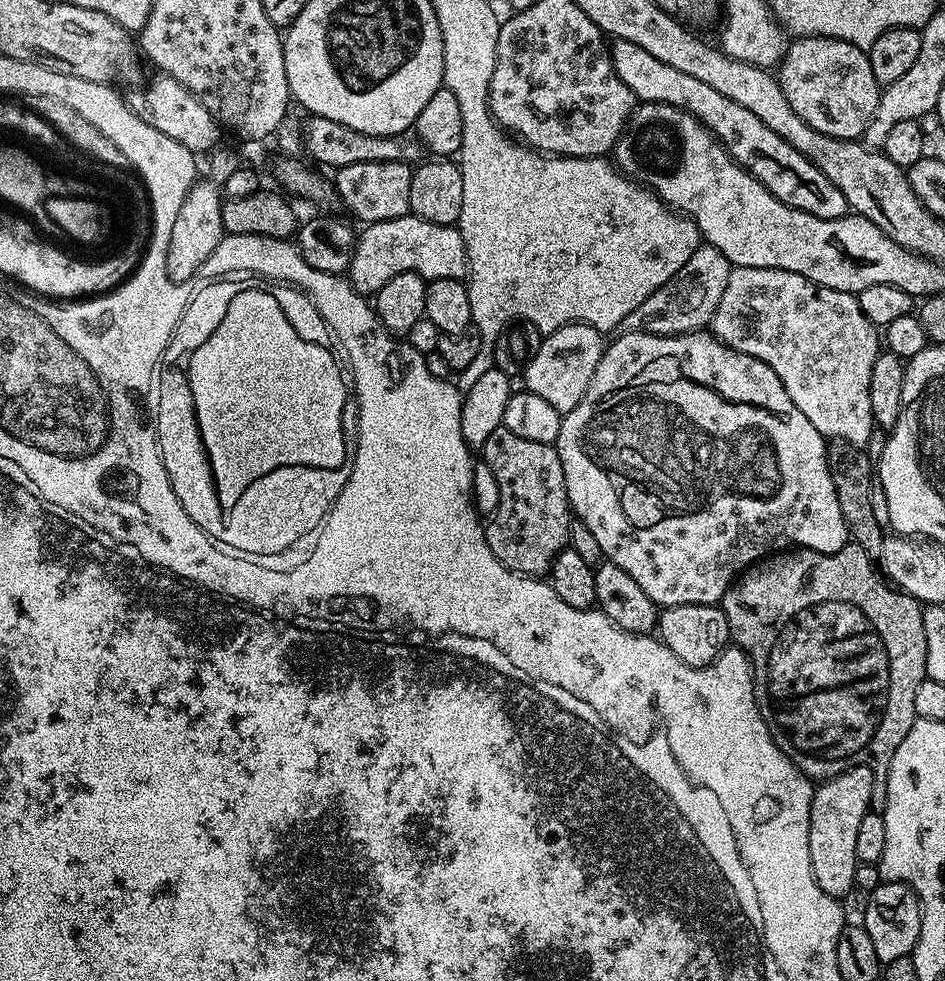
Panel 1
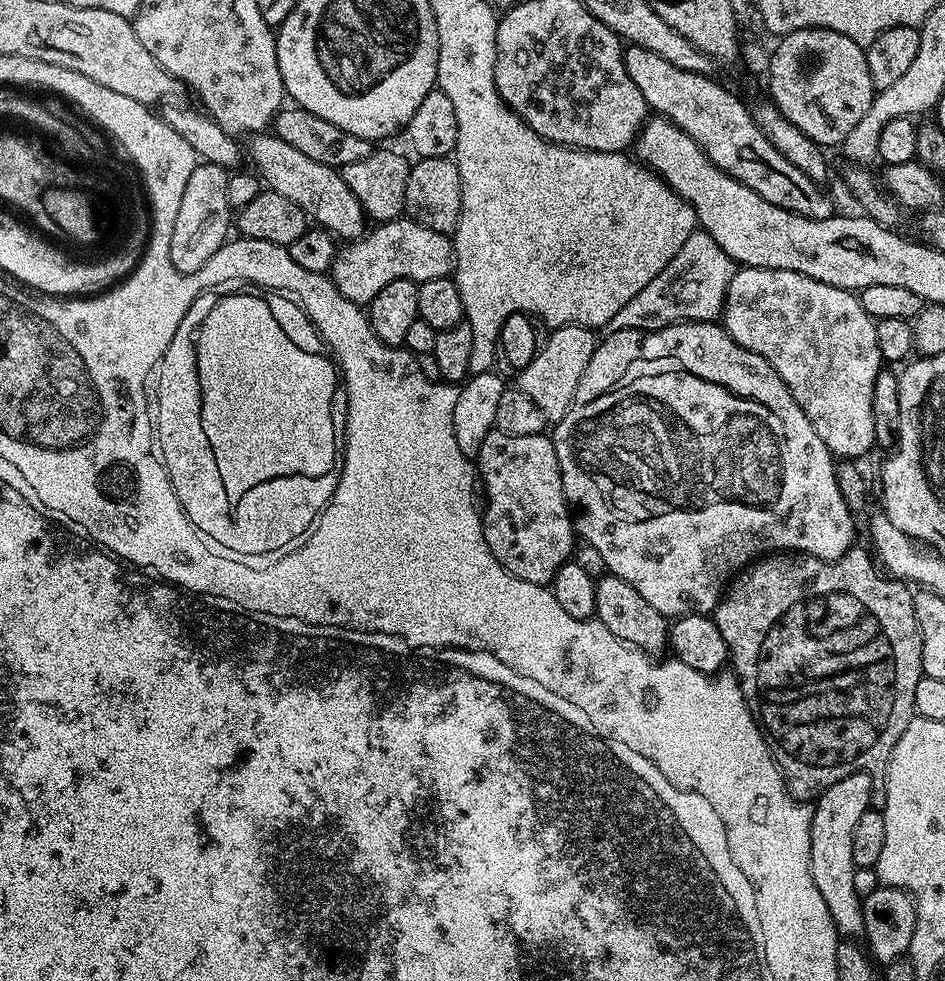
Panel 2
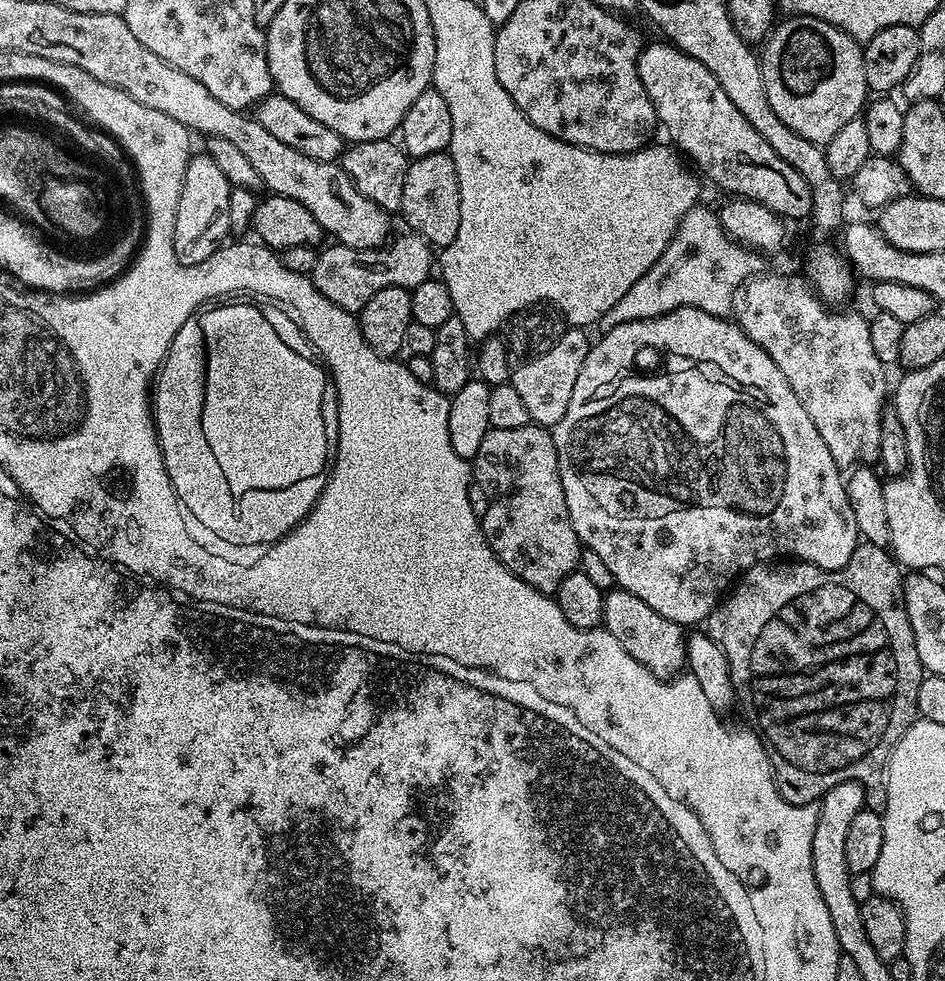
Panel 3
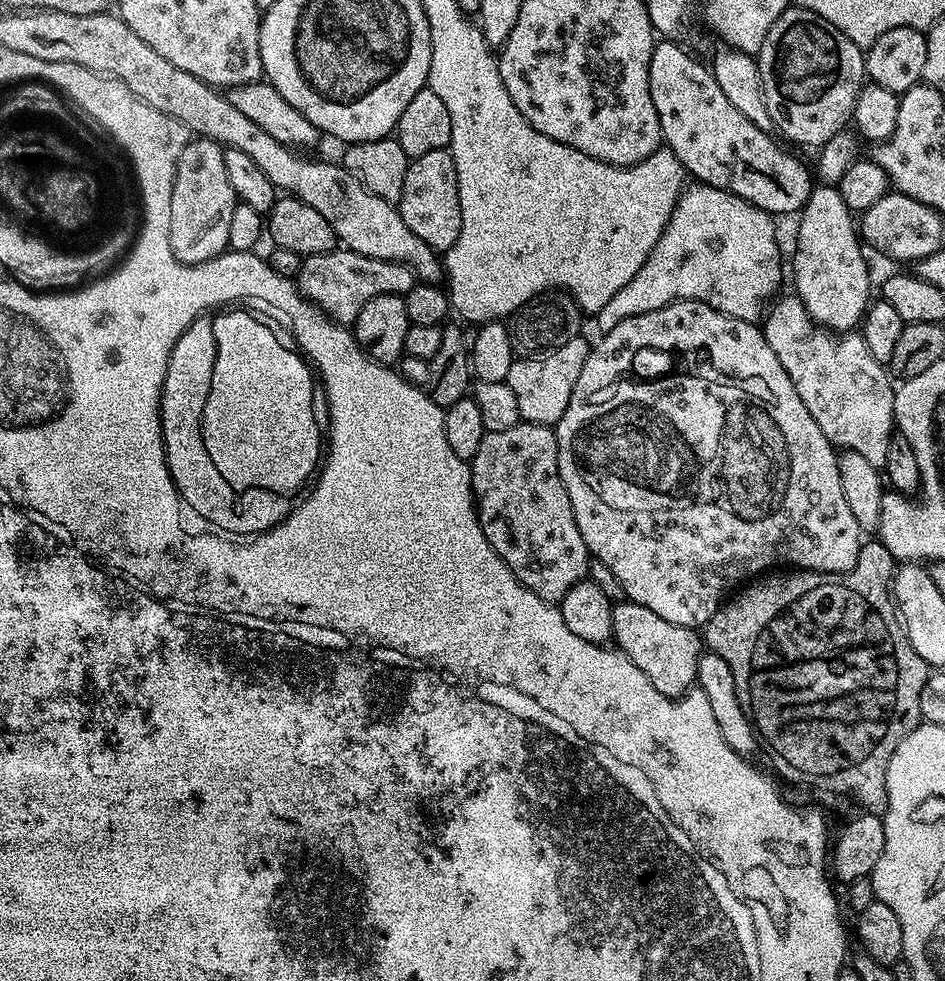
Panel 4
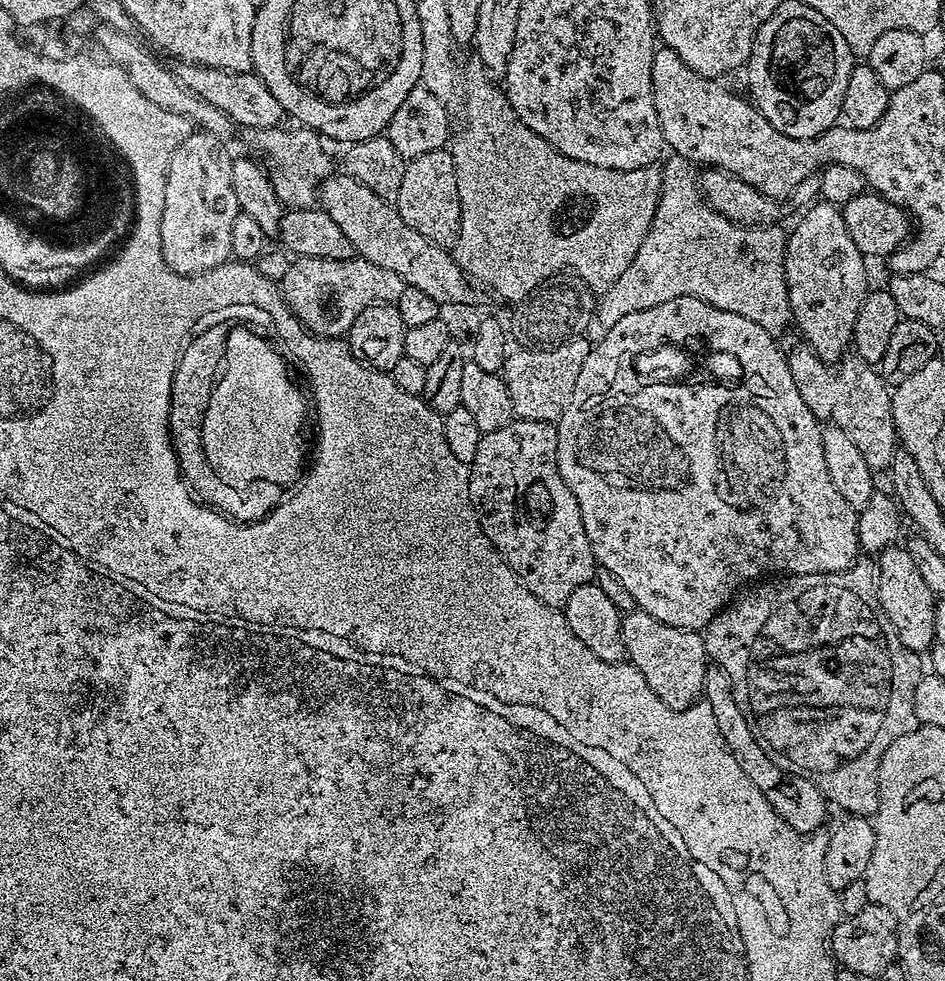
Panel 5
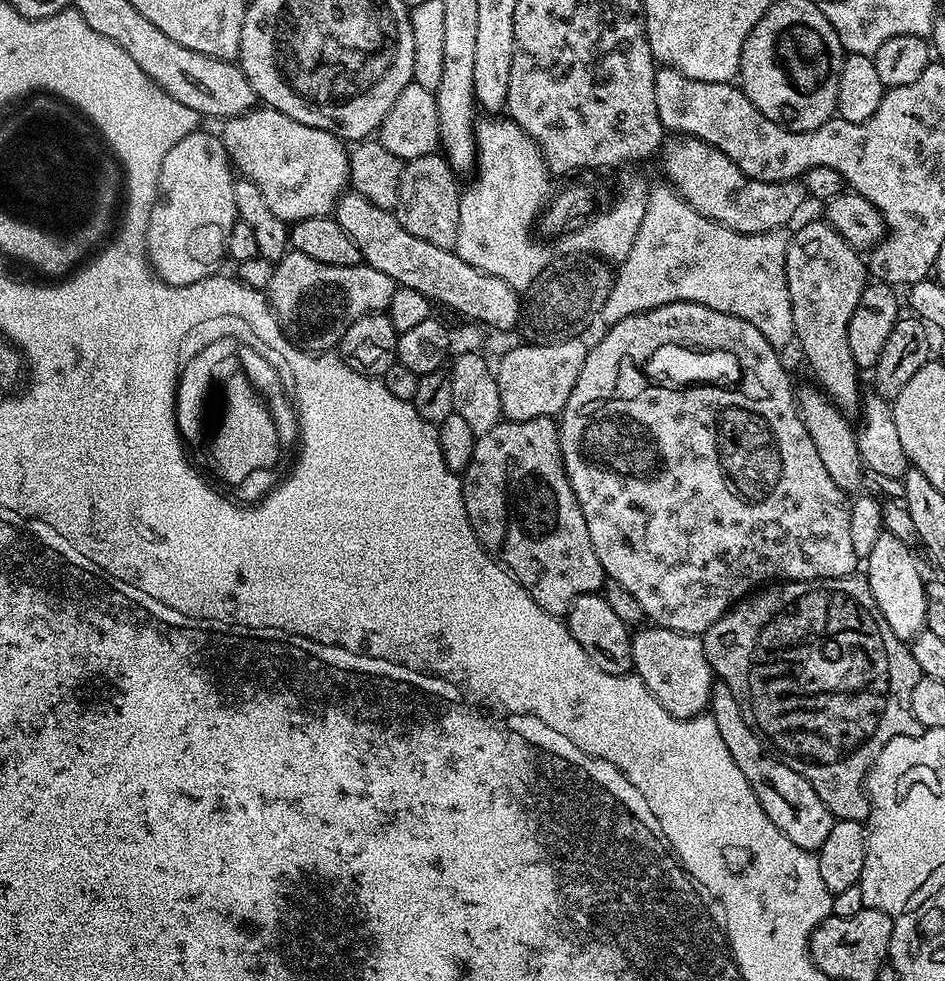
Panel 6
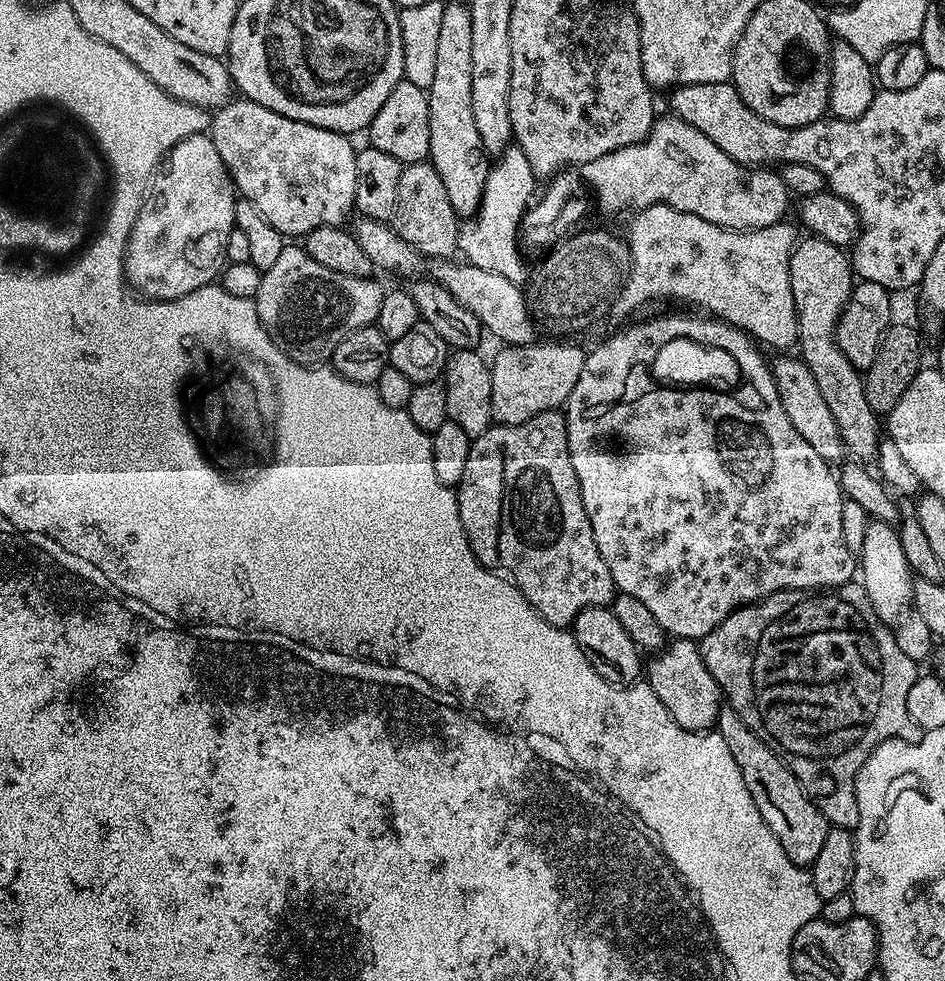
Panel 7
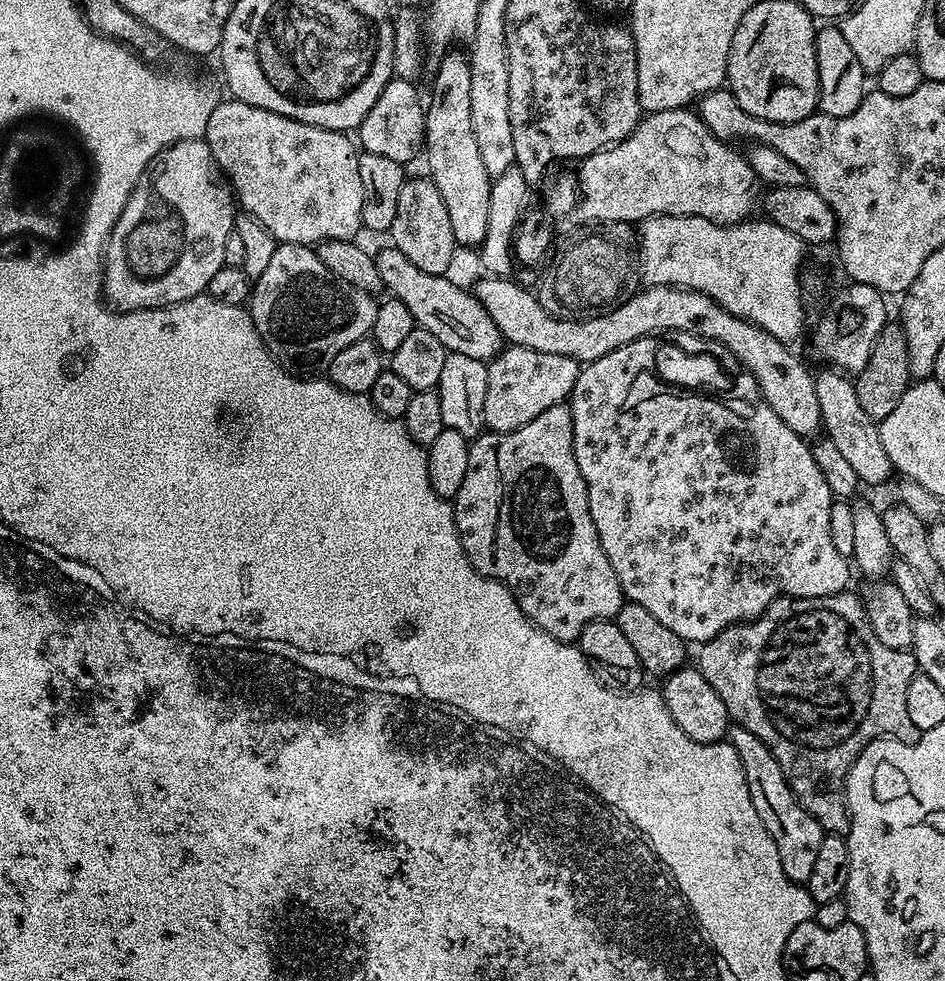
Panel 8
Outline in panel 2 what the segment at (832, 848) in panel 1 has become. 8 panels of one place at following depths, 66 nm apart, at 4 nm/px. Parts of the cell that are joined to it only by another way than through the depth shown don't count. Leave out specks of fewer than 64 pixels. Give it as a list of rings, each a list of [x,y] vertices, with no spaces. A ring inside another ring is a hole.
[[[855,772],[842,782],[834,782],[815,801],[812,810],[812,825],[810,826],[810,864],[807,872],[814,878],[814,886],[818,886],[818,894],[822,894],[822,902],[826,902],[826,910],[830,910],[830,918],[836,927],[837,937],[859,941],[864,935],[864,906],[862,899],[854,892],[853,879],[857,870],[854,862],[854,830],[858,827],[858,822],[862,814],[870,810],[872,802],[872,789],[874,787],[873,777],[867,772]]]

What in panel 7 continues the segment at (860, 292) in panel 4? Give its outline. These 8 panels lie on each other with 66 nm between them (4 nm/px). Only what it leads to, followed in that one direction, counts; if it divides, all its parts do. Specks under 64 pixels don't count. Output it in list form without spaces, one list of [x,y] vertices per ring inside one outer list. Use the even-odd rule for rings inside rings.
[[[811,234],[805,237],[792,249],[790,258],[790,290],[794,290],[794,306],[800,331],[799,355],[810,374],[814,374],[814,382],[818,382],[818,390],[826,406],[830,406],[834,422],[838,422],[845,449],[851,455],[853,452],[857,461],[868,462],[875,457],[880,445],[882,424],[876,421],[879,420],[878,413],[870,406],[870,402],[866,402],[862,373],[854,367],[850,358],[846,358],[846,354],[842,354],[836,341],[836,327],[854,287],[852,262],[845,249]]]

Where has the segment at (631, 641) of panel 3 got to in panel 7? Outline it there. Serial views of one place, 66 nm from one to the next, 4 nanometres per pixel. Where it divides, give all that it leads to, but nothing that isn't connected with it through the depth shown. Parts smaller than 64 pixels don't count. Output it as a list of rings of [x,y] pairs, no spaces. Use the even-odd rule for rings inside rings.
[[[673,639],[653,655],[646,664],[646,683],[658,694],[658,702],[666,706],[668,719],[682,730],[707,732],[715,725],[722,707],[722,693],[714,674],[702,662],[700,645],[694,640]]]

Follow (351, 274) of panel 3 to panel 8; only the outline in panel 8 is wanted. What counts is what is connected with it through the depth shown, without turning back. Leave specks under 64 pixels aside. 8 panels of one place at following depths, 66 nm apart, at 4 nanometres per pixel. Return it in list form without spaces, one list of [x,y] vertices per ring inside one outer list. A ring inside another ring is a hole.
[[[277,243],[262,278],[253,283],[250,297],[252,321],[266,350],[301,378],[327,373],[341,350],[365,339],[374,326],[377,307],[377,297],[339,280],[307,244]]]

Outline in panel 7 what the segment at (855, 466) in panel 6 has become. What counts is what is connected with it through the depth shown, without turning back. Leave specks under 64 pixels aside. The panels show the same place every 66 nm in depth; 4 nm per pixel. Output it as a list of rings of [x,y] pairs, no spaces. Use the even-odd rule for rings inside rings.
[[[780,354],[777,360],[771,361],[772,376],[776,380],[776,385],[782,398],[782,406],[786,410],[786,418],[814,446],[814,451],[829,462],[840,462],[845,459],[846,449],[844,442],[840,437],[838,422],[834,422],[834,414],[830,414],[830,406],[826,406],[822,393],[818,390],[818,382],[814,382],[814,374],[804,365],[803,359],[797,358],[792,354]],[[796,359],[796,360],[795,360]],[[844,456],[844,457],[843,457]],[[836,460],[836,461],[835,461]]]

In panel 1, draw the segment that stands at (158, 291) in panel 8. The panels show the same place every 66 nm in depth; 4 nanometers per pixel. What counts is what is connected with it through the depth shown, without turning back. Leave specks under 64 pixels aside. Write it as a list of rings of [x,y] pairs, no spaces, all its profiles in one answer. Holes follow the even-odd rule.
[[[200,178],[192,185],[182,202],[182,210],[178,210],[178,218],[174,218],[174,230],[170,230],[170,242],[167,244],[164,271],[172,279],[173,285],[183,286],[190,277],[206,262],[224,239],[224,223],[222,222],[222,192],[211,179]]]

